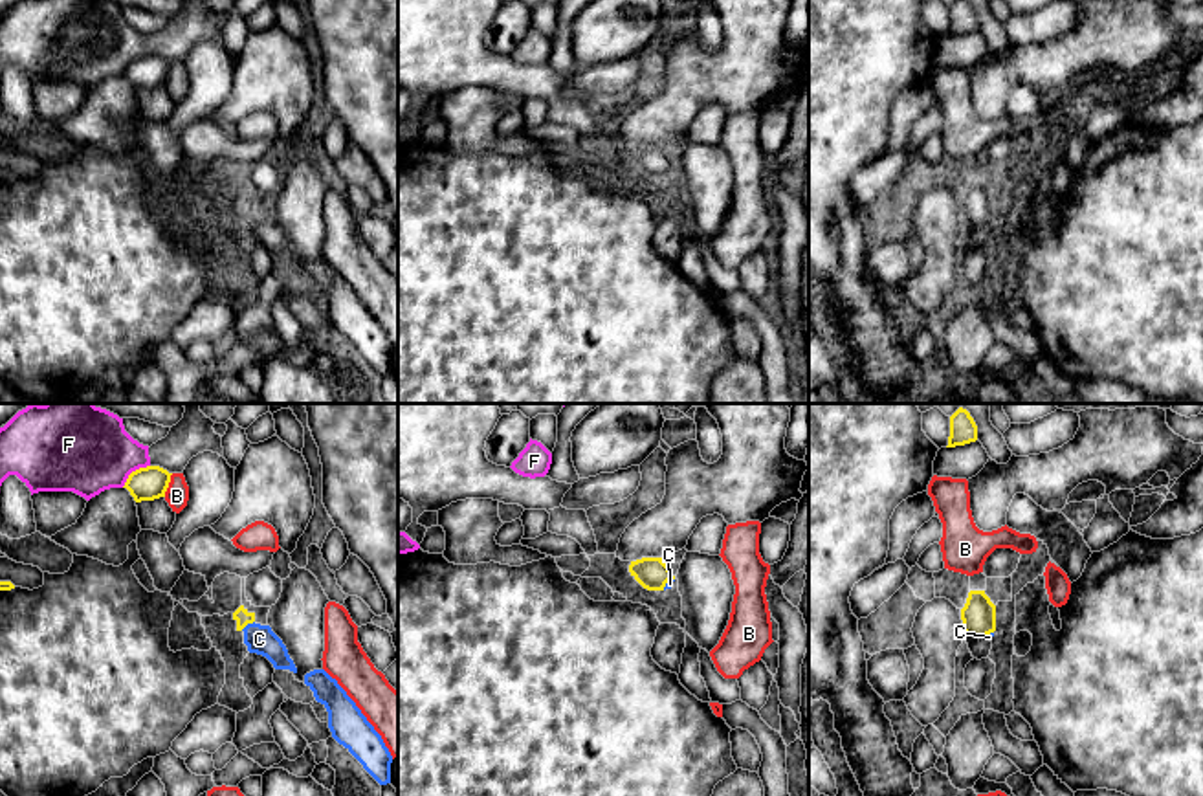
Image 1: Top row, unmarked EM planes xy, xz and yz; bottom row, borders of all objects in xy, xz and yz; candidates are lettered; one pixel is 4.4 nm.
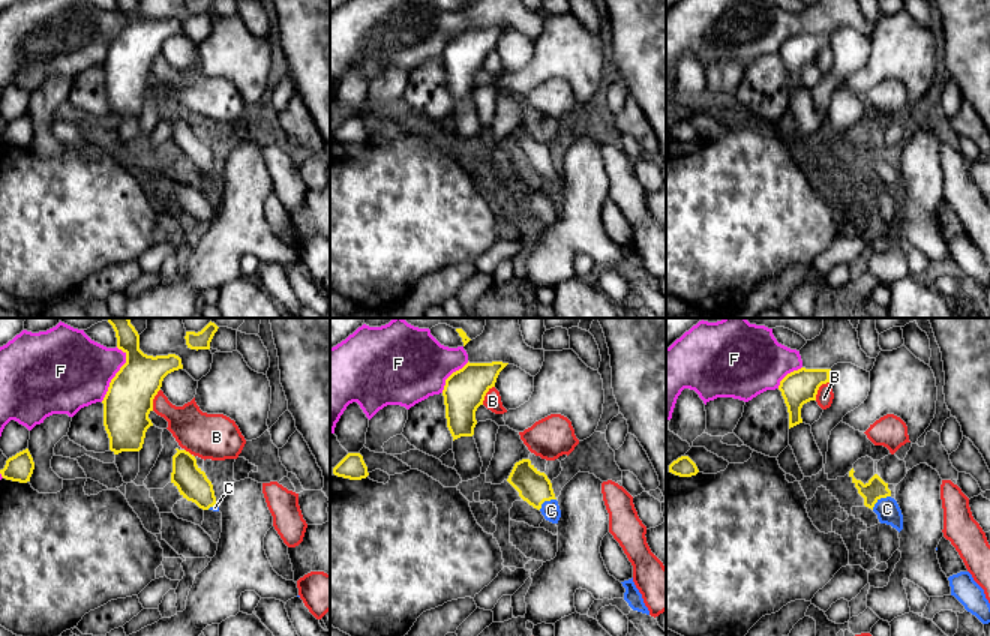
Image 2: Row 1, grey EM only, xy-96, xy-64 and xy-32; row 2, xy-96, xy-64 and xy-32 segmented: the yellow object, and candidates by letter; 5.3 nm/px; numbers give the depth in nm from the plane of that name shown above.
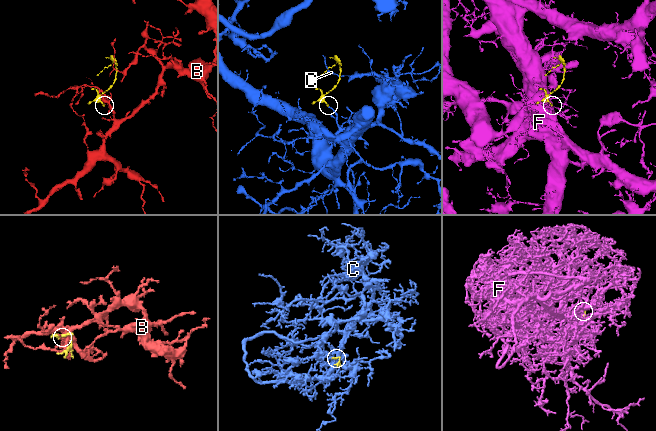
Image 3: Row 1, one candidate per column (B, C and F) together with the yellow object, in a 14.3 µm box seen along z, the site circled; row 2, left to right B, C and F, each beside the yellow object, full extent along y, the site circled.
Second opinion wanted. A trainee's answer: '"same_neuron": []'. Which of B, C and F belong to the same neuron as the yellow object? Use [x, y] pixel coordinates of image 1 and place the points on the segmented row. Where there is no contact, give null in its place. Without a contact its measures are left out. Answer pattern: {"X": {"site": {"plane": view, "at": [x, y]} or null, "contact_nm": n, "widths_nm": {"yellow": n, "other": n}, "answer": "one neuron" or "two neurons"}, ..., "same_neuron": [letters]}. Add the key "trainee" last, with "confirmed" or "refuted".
{"B": {"site": {"plane": "xy", "at": [167, 485]}, "contact_nm": 110, "widths_nm": {"yellow": 150, "other": 100}, "answer": "two neurons"}, "C": {"site": {"plane": "xy", "at": [246, 624]}, "contact_nm": 80, "widths_nm": {"yellow": 70, "other": 130}, "answer": "one neuron"}, "F": {"site": {"plane": "xy", "at": [132, 472]}, "contact_nm": 160, "widths_nm": {"yellow": 150, "other": 380}, "answer": "two neurons"}, "same_neuron": ["C"], "trainee": "refuted"}

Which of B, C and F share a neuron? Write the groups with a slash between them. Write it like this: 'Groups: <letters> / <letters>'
Groups: B / C / F

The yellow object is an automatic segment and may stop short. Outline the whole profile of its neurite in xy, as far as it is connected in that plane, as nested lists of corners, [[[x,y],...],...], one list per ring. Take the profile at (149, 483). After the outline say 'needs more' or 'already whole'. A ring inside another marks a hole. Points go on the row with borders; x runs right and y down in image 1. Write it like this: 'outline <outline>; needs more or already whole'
outline [[[160,466],[139,468],[128,475],[123,488],[130,492],[136,503],[154,501],[165,497],[171,475]]]; already whole

